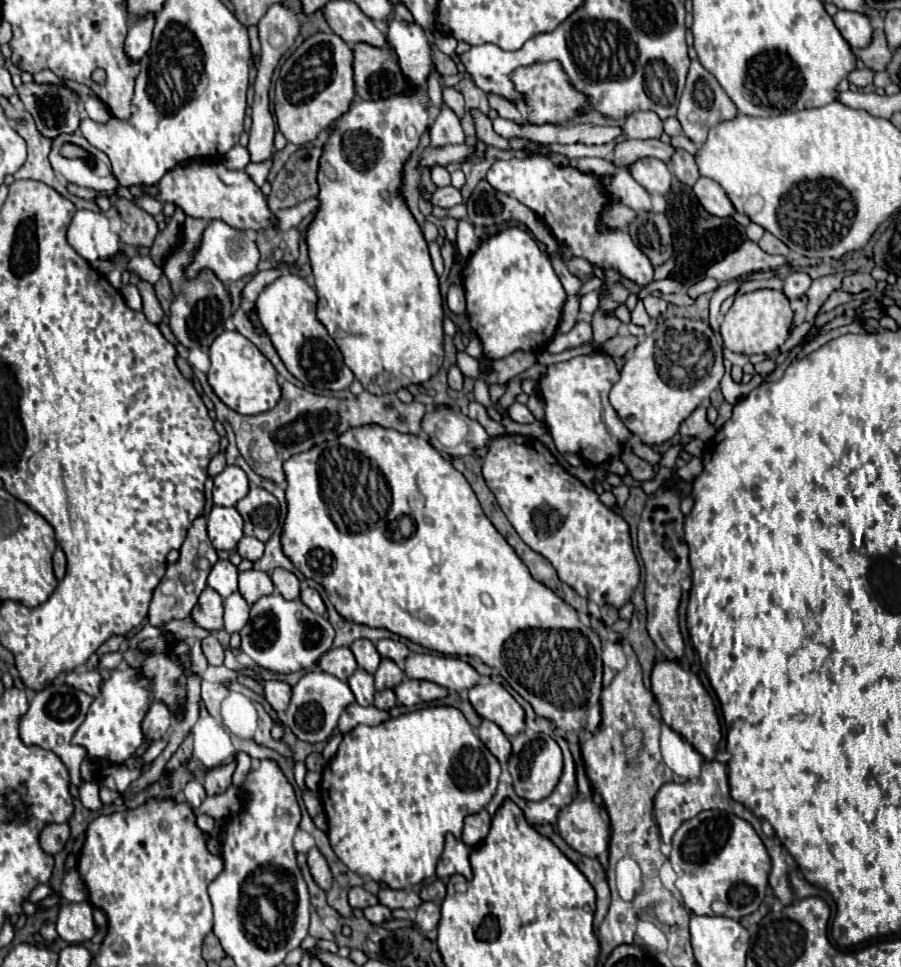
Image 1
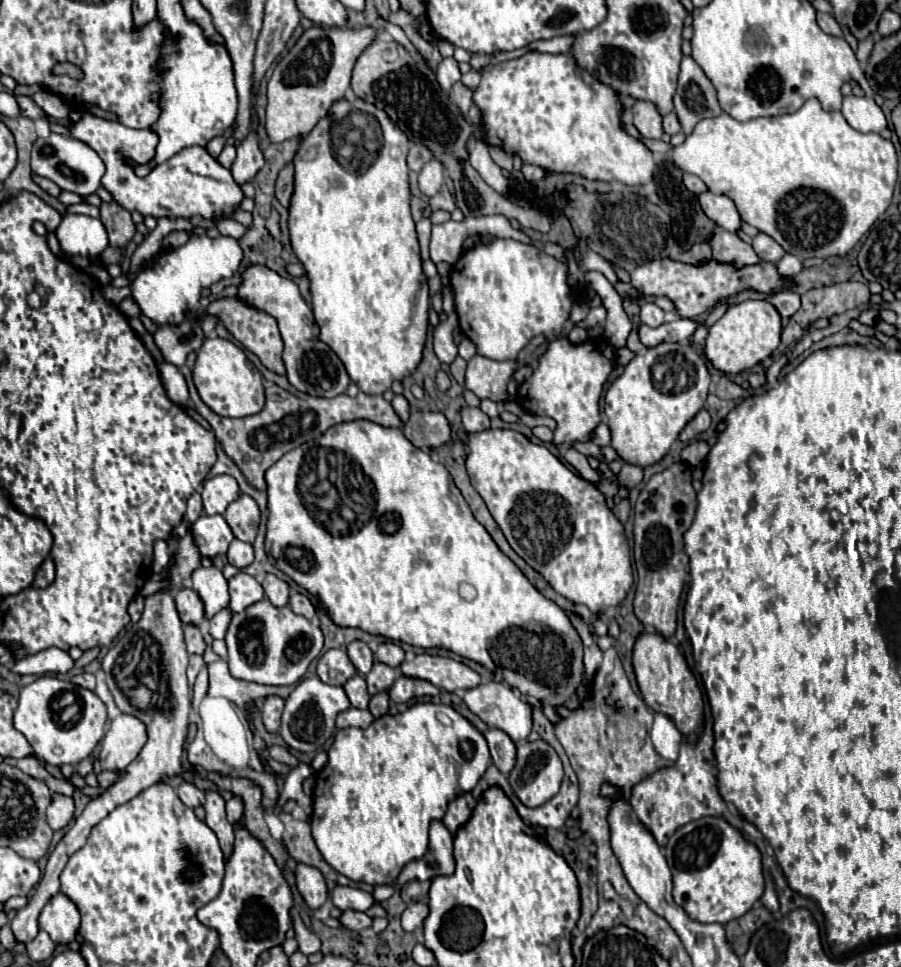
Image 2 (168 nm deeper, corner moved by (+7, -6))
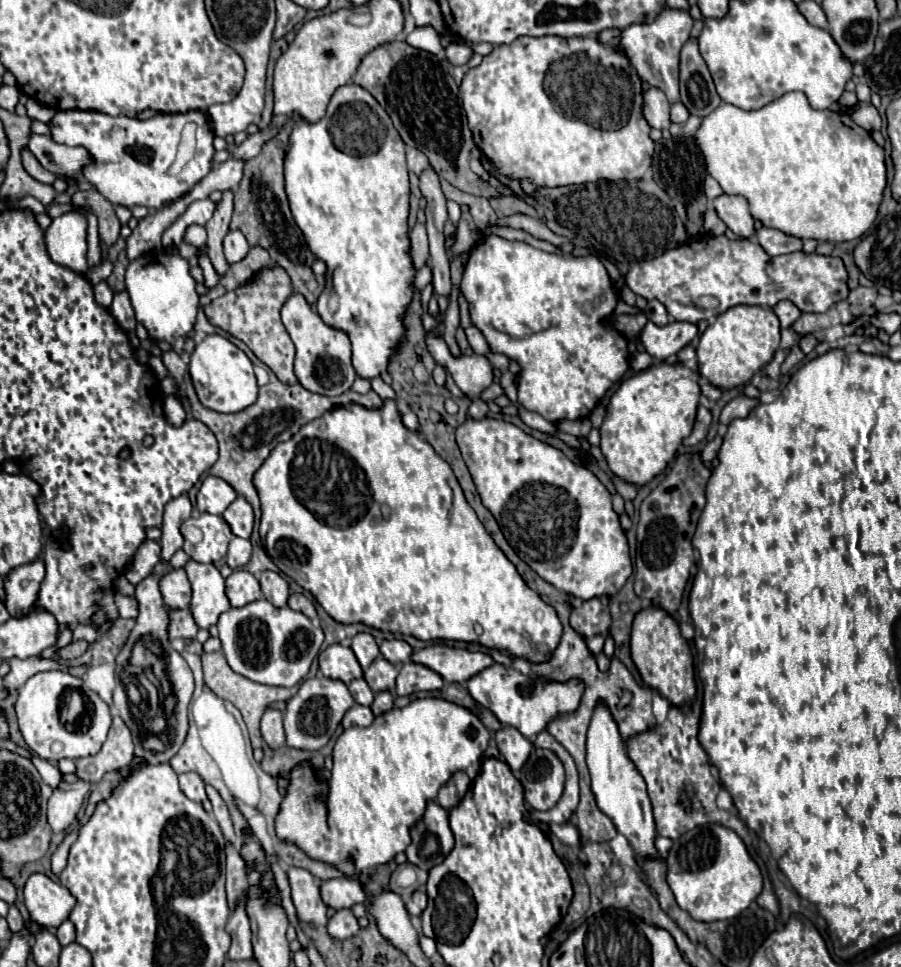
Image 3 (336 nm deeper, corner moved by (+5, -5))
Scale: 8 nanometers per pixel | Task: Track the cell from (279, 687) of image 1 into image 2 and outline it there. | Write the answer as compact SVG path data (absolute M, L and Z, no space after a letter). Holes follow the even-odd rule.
M268 696L266 704L262 708L262 720L268 732L278 732L280 728L280 716L282 716L282 708L284 708L284 700L278 696Z

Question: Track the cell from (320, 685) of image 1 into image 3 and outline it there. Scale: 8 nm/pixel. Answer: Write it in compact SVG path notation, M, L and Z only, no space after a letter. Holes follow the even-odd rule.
M312 677L306 679L298 693L288 701L284 711L284 731L286 731L286 745L302 751L316 751L322 749L330 737L334 735L336 727L340 725L344 713L352 707L354 699L348 687L342 681L334 681L328 677Z

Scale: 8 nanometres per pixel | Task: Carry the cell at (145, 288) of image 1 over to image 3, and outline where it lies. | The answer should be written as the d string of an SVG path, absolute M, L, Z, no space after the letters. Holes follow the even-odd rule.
M100 281L94 285L94 295L96 295L96 303L100 303L102 307L110 307L112 303L112 289L108 287L106 281Z

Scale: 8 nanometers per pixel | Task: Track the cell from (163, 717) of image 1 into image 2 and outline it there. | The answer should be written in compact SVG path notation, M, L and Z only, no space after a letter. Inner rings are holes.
M120 714L110 722L110 730L102 740L98 758L94 758L92 762L94 774L100 774L102 770L116 772L126 768L138 756L144 744L146 726L130 714Z

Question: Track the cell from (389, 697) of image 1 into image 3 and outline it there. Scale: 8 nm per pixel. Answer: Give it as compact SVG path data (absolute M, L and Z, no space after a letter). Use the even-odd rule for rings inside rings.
M390 691L378 693L378 695L374 697L374 703L372 703L370 707L372 707L372 713L374 713L374 715L380 715L380 713L390 711L390 709L394 707L394 697L392 697L392 693L390 693Z

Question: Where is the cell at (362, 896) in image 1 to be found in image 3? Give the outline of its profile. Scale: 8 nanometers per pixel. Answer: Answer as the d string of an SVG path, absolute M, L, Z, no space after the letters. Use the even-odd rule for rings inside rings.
M356 879L326 881L320 889L322 889L322 901L332 909L346 909L366 901L364 885L358 883Z

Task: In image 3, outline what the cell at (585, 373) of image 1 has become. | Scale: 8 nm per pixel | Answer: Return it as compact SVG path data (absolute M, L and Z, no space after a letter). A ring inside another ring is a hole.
M486 237L484 241L480 241L464 267L464 299L468 301L468 309L470 309L470 321L474 323L474 327L484 335L488 347L492 353L502 353L508 359L514 359L522 365L522 371L518 375L518 401L522 407L526 407L528 411L536 411L540 413L544 419L548 419L550 423L562 421L562 419L584 419L590 415L590 411L596 407L598 397L604 397L604 393L616 383L620 381L620 377L626 373L628 369L628 347L626 347L626 337L620 335L618 331L614 331L606 321L606 317L612 315L620 291L618 285L610 283L610 277L604 269L604 265L596 259L596 257L570 257L570 255L554 255L554 253L546 253L540 251L528 243L522 241L506 241L500 237Z

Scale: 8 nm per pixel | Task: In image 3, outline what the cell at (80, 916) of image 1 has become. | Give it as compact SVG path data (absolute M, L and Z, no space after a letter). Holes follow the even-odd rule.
M32 875L24 887L30 917L42 927L60 927L76 905L74 895L46 875Z

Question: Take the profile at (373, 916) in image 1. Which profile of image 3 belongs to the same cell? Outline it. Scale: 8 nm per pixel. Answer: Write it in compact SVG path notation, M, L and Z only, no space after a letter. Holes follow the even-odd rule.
M340 909L334 913L334 917L328 921L328 933L336 937L338 941L354 937L360 931L358 919L350 909Z

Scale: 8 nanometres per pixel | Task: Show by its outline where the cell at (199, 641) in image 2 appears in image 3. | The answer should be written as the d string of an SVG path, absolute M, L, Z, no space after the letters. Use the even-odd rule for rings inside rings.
M170 609L170 639L196 639L198 625L188 609Z

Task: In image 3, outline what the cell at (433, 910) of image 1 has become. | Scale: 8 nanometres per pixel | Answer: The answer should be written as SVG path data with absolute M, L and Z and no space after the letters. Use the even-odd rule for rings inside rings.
M414 891L412 897L406 903L406 909L412 917L418 917L426 909L426 893L424 891Z

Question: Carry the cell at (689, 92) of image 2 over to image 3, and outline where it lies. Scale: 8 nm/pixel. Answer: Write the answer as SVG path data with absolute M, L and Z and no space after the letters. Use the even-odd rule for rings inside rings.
M690 39L680 53L680 101L690 115L702 119L722 103L714 89L710 71L698 53L696 39Z

